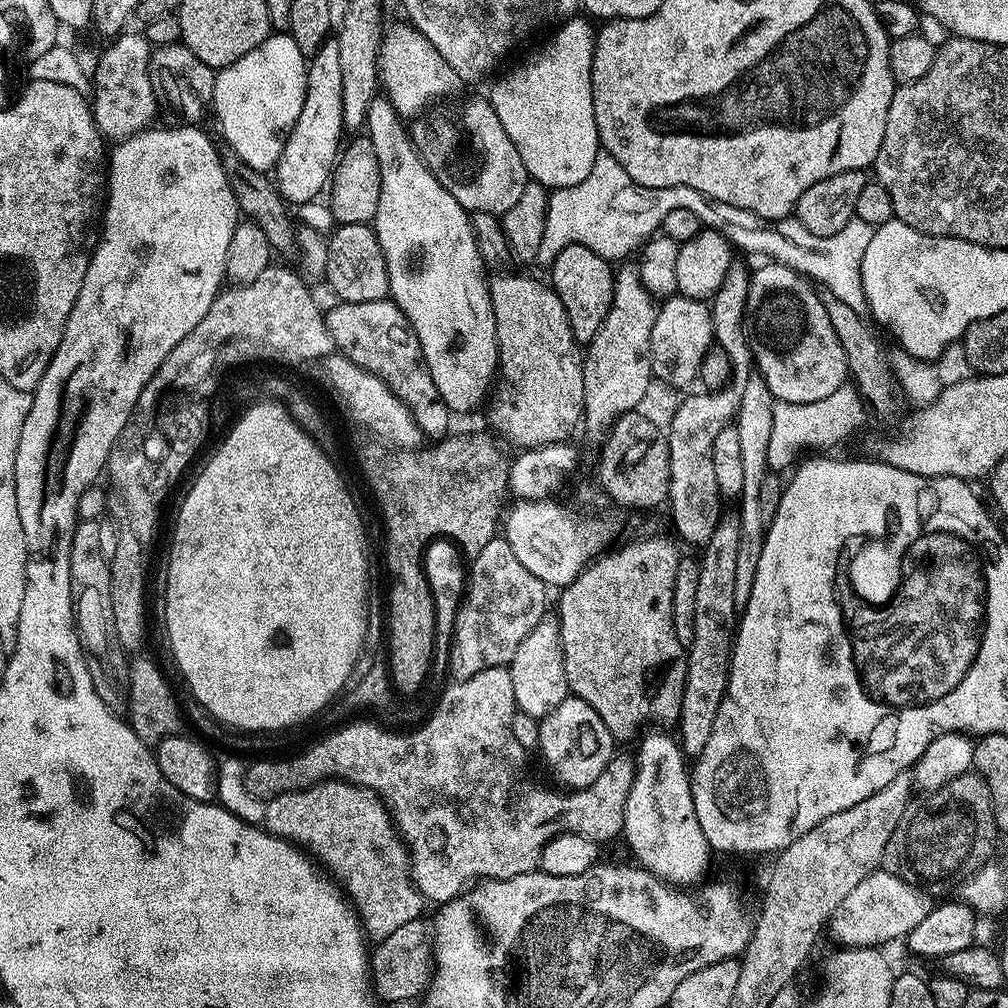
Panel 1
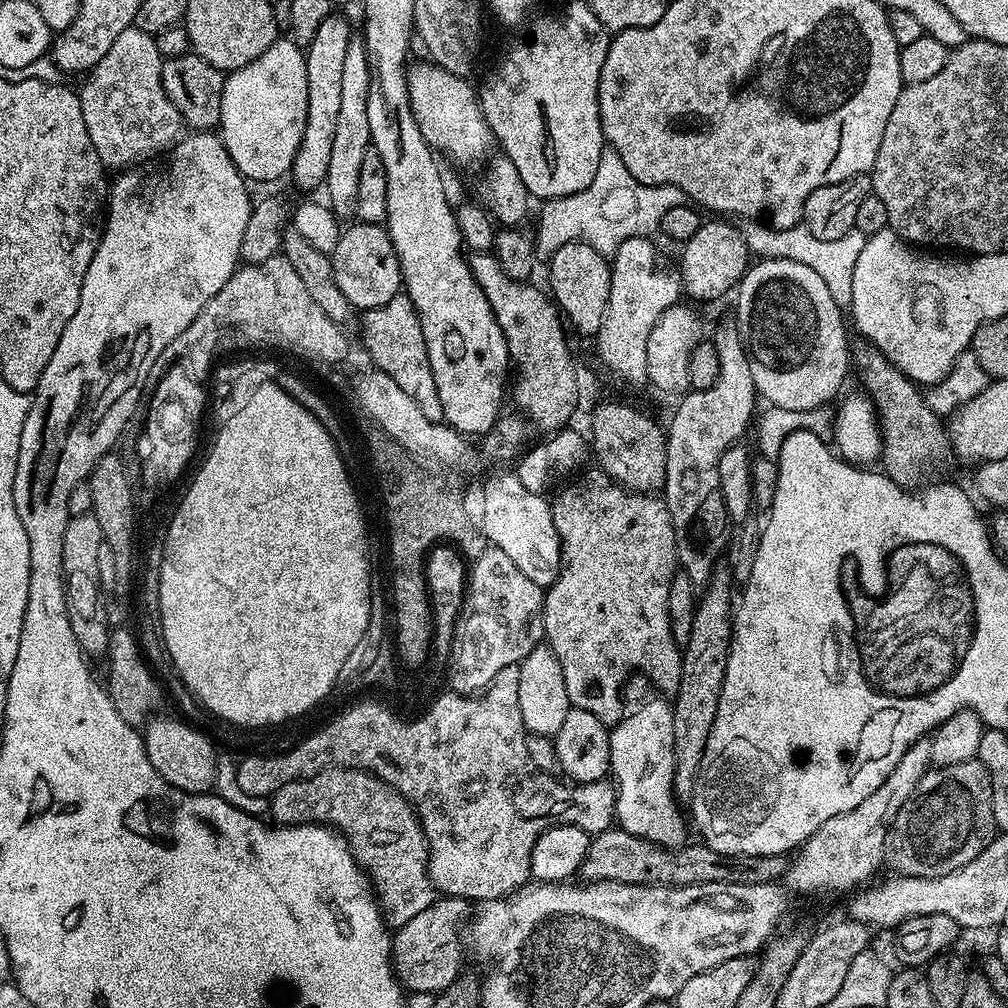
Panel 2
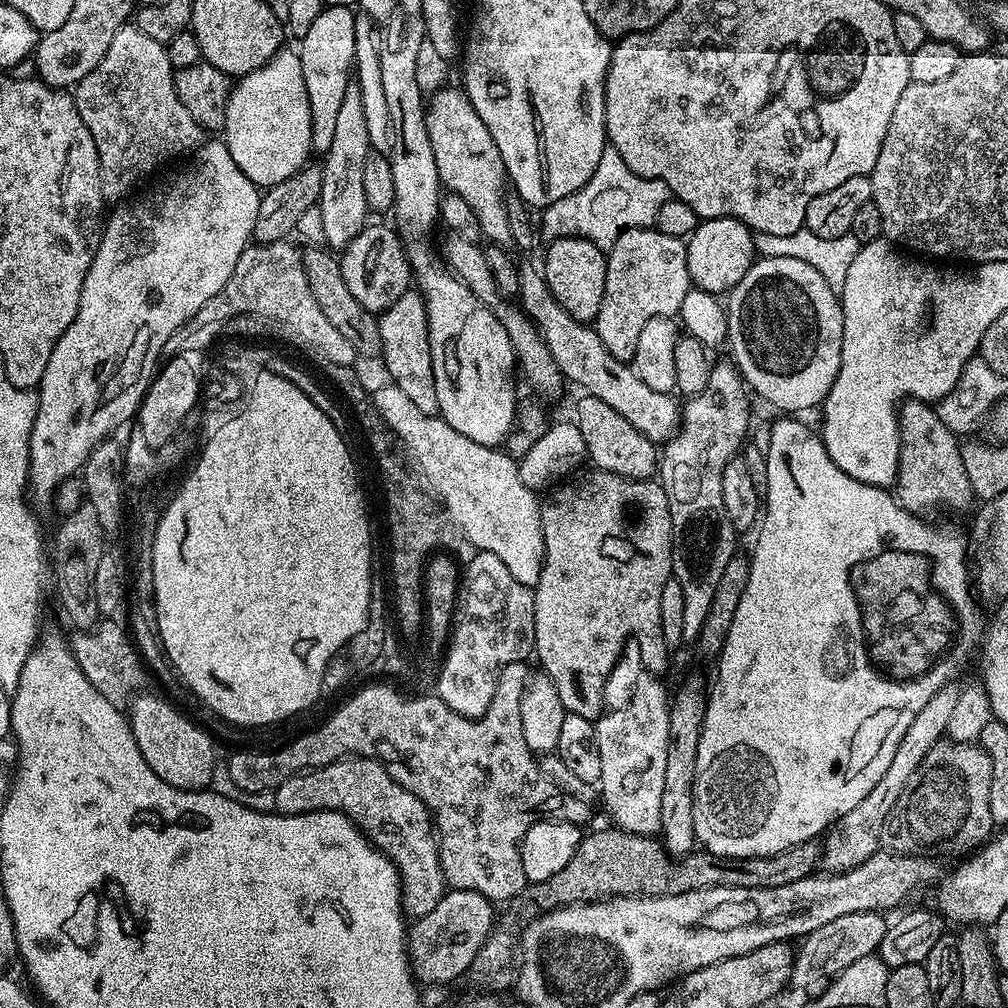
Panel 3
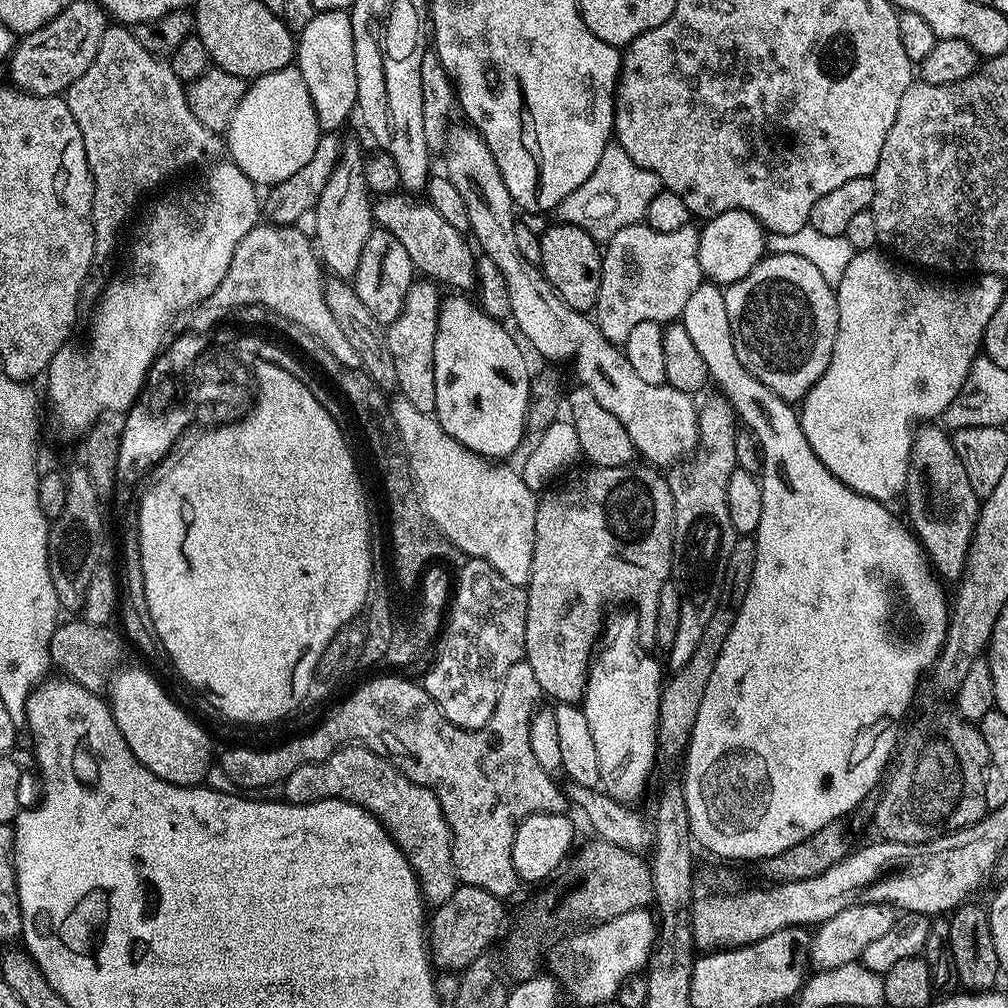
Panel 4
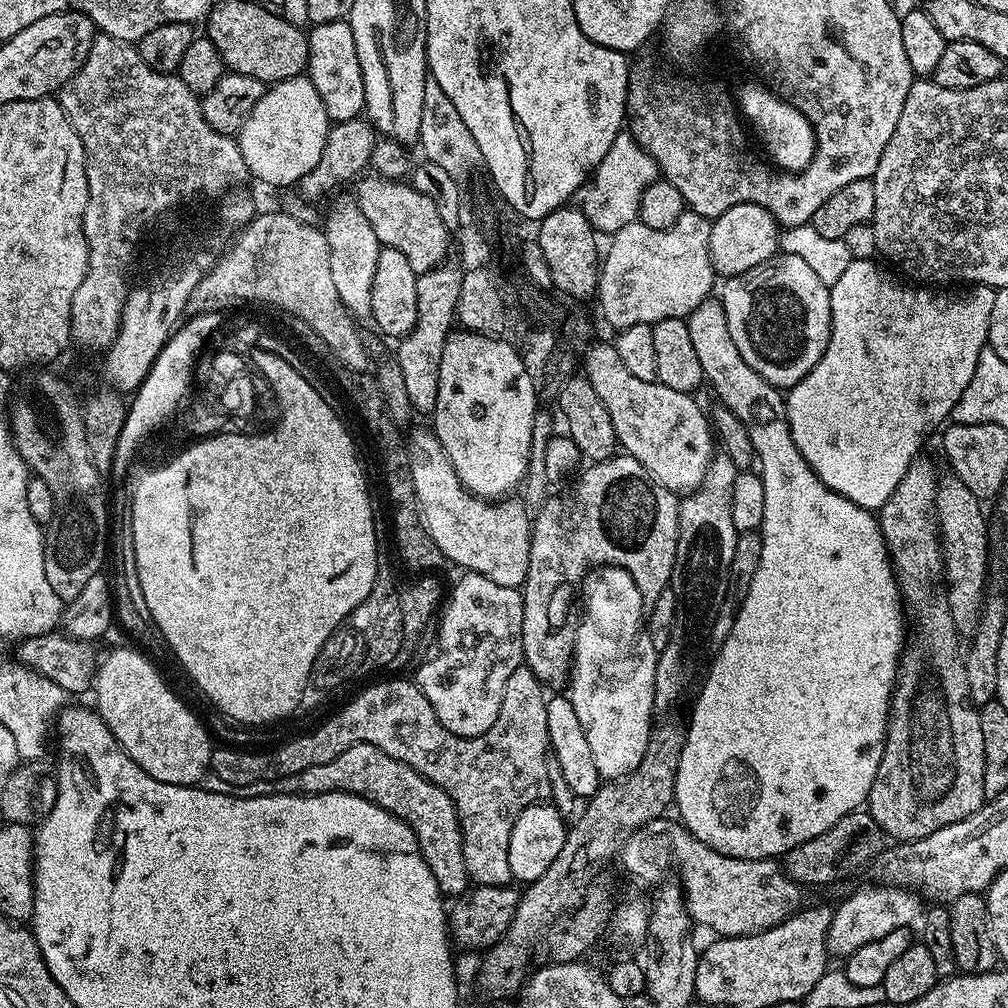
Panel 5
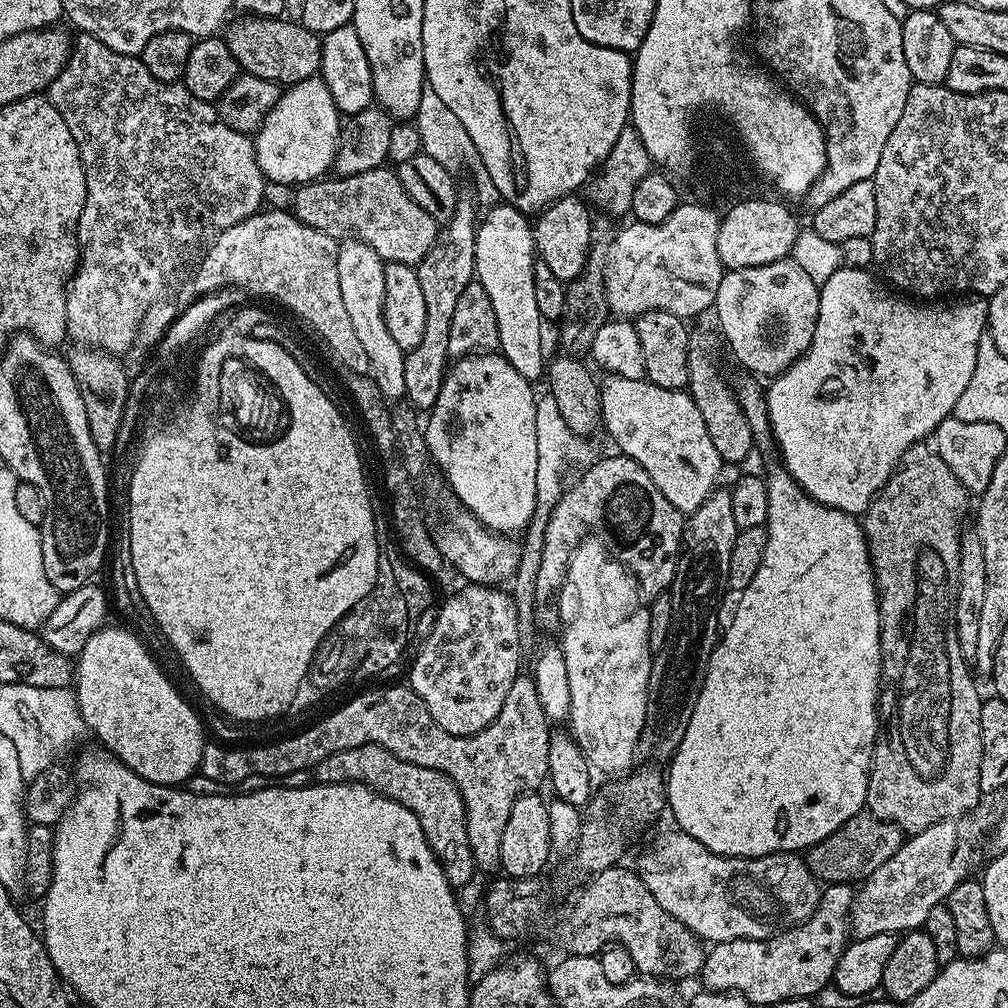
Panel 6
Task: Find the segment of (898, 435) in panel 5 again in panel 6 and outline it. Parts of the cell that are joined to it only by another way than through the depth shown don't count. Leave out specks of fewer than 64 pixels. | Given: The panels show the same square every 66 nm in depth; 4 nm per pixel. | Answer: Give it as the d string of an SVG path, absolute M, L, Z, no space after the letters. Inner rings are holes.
M842 266L838 270L834 270L834 274L830 274L830 278L826 278L826 282L819 285L820 289L820 301L818 302L818 322L814 328L814 338L810 342L810 346L805 350L804 355L800 357L796 363L790 365L785 372L780 373L771 381L772 385L767 385L766 399L768 402L768 417L772 423L772 438L775 447L780 448L780 456L782 459L783 467L787 468L788 473L799 482L800 487L803 488L807 496L811 496L813 500L816 500L819 504L825 504L828 508L837 508L843 512L848 512L851 516L860 518L867 512L868 507L872 504L872 499L876 497L876 493L883 488L884 483L888 481L893 472L895 472L897 466L900 465L900 460L906 454L906 450L910 450L914 445L927 441L929 437L935 433L936 427L943 422L948 416L953 415L956 410L956 403L958 398L962 398L962 390L966 390L966 386L970 386L970 378L974 374L974 362L980 359L980 351L978 350L978 342L986 334L988 327L988 302L984 298L960 298L957 304L944 304L948 302L917 302L915 299L909 298L904 294L897 294L891 287L885 286L879 279L875 280L871 276L872 273L868 268L852 268L849 266Z

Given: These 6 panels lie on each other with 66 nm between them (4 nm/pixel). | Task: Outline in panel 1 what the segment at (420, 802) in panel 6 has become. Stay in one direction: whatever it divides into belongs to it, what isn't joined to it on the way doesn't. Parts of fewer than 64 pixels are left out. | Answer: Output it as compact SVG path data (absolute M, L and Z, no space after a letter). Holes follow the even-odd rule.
M338 779L323 780L308 788L289 788L268 801L263 827L272 835L281 836L307 850L335 877L339 887L352 901L352 907L355 908L365 933L373 941L385 940L390 934L394 934L394 930L398 930L398 926L406 926L406 922L421 919L420 911L426 907L426 901L412 881L408 846L396 829L396 821L392 819L387 804L372 788Z

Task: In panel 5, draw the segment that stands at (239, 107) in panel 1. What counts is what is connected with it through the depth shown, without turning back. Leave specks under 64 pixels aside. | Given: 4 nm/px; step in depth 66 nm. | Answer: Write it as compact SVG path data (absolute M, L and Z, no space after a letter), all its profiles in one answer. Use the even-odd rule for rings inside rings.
M301 74L273 84L264 91L240 129L238 143L253 177L257 176L272 188L288 188L291 184L292 187L299 185L301 178L318 166L329 127L322 94L314 90L314 82L309 76Z

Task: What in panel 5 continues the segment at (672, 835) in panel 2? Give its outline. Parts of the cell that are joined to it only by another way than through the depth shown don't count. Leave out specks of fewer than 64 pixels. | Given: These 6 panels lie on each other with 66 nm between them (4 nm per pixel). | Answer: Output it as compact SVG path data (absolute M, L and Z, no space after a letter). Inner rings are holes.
M611 566L593 567L584 577L582 600L583 596L584 613L581 616L579 613L572 643L570 699L574 714L578 714L582 734L590 746L594 766L598 766L598 774L605 781L615 782L629 776L648 749L648 739L654 727L654 670L658 654L650 643L644 599L628 572Z

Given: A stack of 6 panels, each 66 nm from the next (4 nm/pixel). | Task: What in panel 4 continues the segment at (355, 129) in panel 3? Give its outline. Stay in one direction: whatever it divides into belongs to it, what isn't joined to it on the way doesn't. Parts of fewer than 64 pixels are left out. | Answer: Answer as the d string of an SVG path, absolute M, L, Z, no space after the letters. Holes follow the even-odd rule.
M352 144L349 148L347 145L346 150L341 151L340 161L330 174L330 182L326 182L326 190L322 190L322 198L318 198L314 210L314 240L323 265L339 279L353 279L359 273L369 236L374 230L374 200L366 186L364 156L358 145Z

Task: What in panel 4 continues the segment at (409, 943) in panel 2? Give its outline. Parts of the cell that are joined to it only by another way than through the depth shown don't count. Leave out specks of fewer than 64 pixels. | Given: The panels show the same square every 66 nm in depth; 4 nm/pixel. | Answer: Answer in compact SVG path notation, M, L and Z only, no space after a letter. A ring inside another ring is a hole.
M460 884L445 904L439 905L430 916L430 952L440 970L465 970L480 955L487 953L500 932L504 920L501 897L478 886Z

